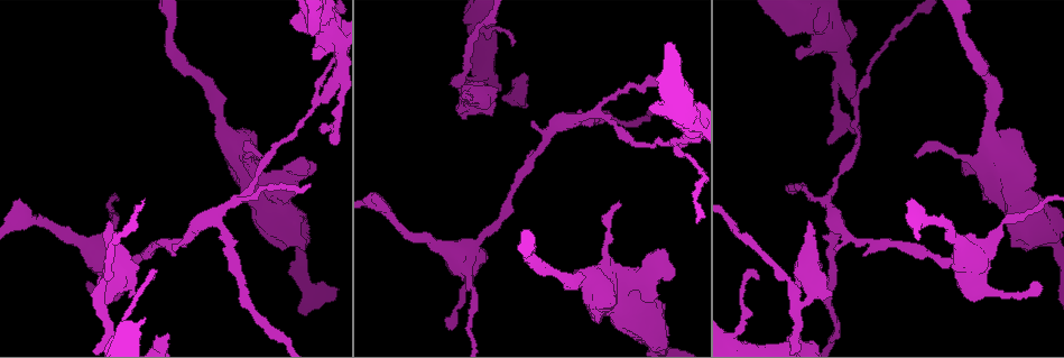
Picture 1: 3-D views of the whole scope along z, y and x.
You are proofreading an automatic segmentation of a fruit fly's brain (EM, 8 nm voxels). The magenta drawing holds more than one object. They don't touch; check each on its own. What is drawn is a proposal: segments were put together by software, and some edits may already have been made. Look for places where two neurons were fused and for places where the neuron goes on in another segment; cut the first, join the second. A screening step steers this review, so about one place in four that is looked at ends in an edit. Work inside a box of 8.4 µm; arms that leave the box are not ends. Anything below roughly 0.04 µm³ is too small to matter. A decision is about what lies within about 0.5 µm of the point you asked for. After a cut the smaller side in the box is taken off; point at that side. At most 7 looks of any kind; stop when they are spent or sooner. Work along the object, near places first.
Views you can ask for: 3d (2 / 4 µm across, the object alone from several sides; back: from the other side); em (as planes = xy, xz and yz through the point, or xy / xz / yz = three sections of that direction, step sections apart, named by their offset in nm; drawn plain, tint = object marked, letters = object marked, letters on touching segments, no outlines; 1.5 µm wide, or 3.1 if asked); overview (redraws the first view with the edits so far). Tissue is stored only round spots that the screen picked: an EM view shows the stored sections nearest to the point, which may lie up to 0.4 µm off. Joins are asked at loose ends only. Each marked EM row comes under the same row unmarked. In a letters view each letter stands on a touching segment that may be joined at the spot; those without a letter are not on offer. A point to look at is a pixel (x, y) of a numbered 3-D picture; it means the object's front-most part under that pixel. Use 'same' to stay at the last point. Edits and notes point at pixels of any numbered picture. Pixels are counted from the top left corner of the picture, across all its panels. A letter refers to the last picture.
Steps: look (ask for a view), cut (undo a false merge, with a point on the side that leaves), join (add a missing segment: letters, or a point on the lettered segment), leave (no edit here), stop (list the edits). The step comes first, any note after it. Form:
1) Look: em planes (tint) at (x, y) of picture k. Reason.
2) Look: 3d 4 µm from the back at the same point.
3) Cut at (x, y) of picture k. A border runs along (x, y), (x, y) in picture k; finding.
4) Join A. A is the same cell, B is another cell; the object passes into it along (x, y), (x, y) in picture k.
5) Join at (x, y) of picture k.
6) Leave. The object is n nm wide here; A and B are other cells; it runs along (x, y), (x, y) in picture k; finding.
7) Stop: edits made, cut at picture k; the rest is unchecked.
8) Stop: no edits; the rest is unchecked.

Look: em planes (letters) at (176, 250) of picture 1. Free end.

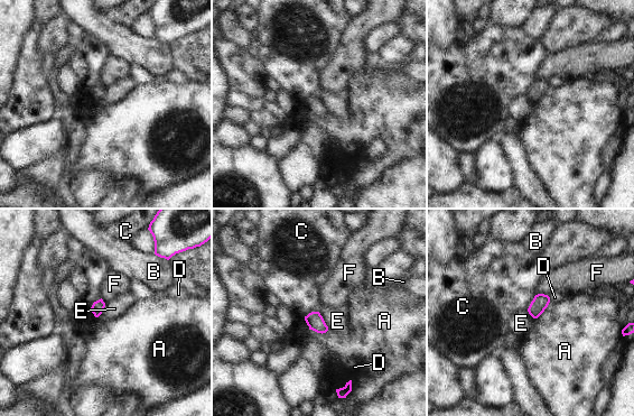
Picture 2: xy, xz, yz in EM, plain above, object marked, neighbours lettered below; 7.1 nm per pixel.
Leave. A, B, C, D, E and F are other cells; a border runs along (105, 303), (102, 312), (95, 317) in picture 2; none of them fits.

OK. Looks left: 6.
Look: em planes (letters) at (1035, 281) of picture 1. Thin end.

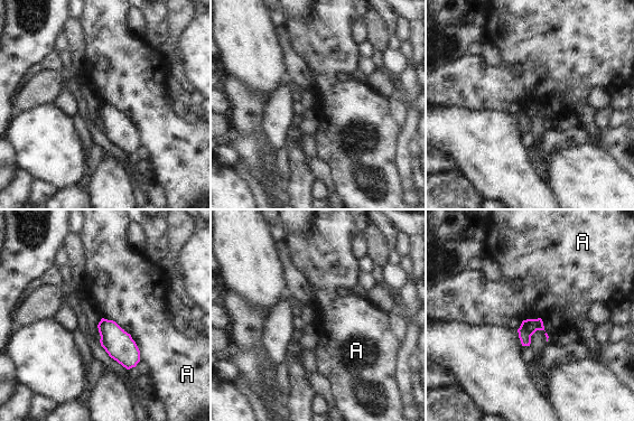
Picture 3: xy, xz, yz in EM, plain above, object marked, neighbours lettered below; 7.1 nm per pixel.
Leave. A is another cell; no lettered segment goes on from it.

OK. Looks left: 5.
Look: em planes (tint) at (259, 156) of picture 1. Tapers out.

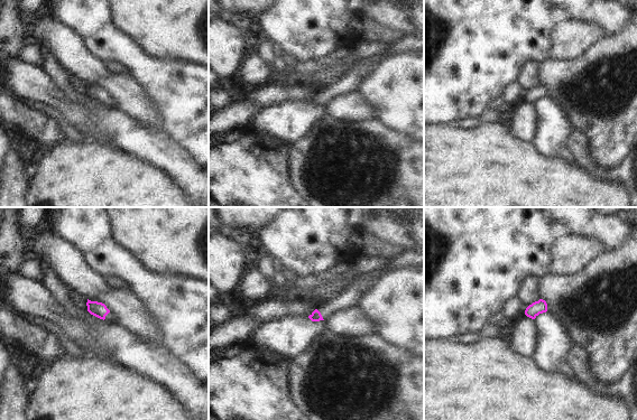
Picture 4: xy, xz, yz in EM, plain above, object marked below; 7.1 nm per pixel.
Look: em planes (letters) at the same point. See the neighbours.

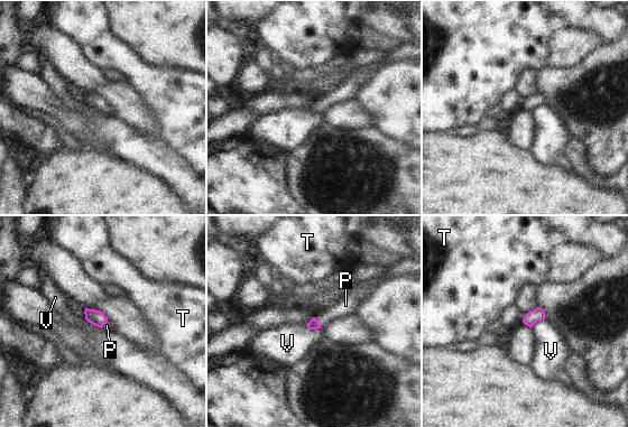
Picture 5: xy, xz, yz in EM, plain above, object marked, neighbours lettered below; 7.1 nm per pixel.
Join at (345, 305) of picture 5. The object is 80 nm wide here; P is the same cell, T and V are other cells; the object passes into it along (313, 324), (317, 322), (345, 305) in picture 5; it goes on there.

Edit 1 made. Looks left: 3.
Stop: edits made, join at picture 5; the rest is unchecked.

